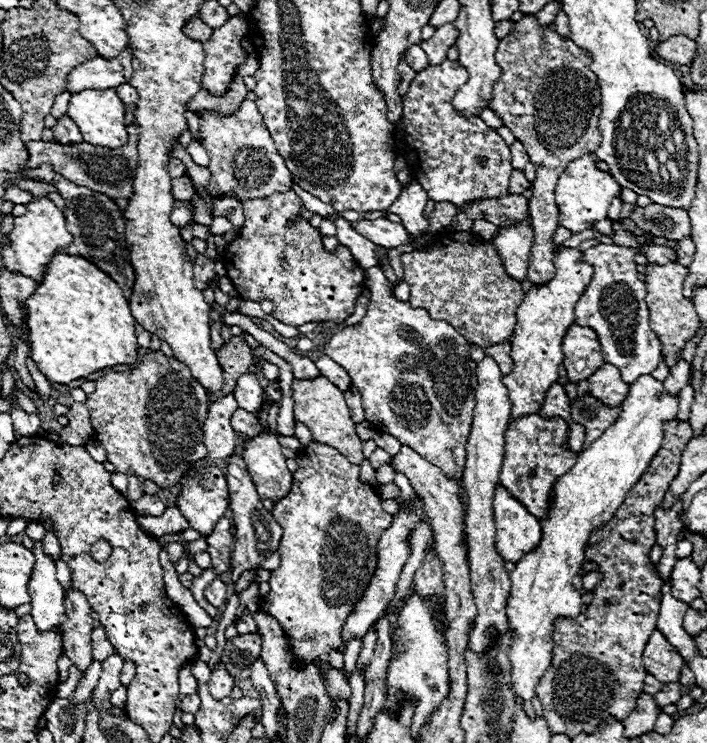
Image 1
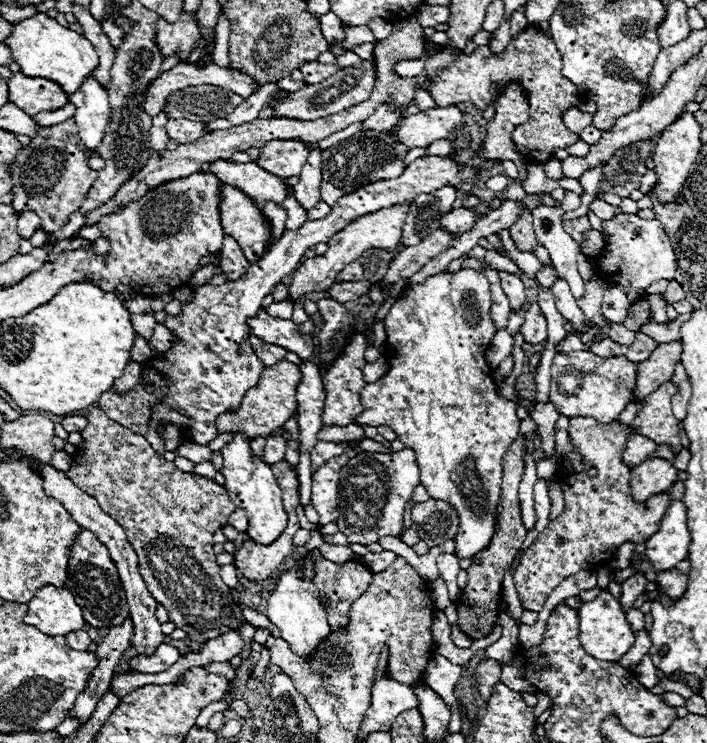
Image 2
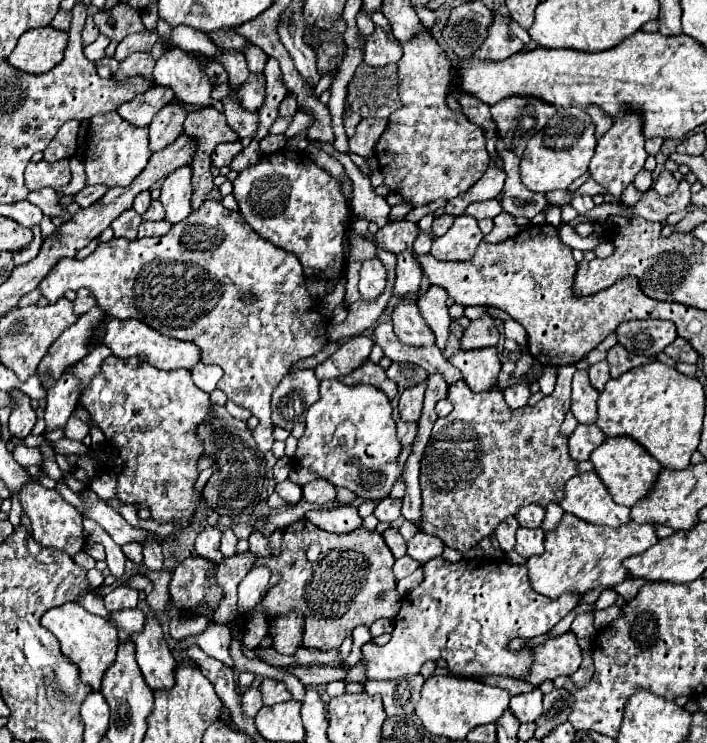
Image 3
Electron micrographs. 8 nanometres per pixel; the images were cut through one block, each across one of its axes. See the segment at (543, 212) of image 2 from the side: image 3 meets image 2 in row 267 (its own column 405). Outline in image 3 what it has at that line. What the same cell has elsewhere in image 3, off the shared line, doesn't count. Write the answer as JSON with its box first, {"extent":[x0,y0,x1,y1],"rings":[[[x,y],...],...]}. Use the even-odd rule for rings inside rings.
{"extent":[394,556,420,580],"rings":[[[402,556],[402,558],[400,558],[400,560],[396,560],[396,564],[394,564],[396,580],[402,580],[402,578],[410,576],[416,568],[420,568],[420,564],[416,564],[416,560],[412,560],[410,556]]]}

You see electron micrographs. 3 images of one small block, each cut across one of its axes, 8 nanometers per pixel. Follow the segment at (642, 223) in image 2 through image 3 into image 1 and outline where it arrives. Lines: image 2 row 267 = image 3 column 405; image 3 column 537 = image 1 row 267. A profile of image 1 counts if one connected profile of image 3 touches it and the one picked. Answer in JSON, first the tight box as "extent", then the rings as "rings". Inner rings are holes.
{"extent":[576,244,662,384],"rings":[[[598,244],[584,252],[584,262],[594,268],[592,282],[576,302],[576,324],[592,326],[600,334],[604,362],[614,364],[622,372],[622,380],[632,384],[644,374],[652,374],[662,360],[662,342],[650,328],[650,312],[646,304],[644,282],[636,272],[636,248]]]}

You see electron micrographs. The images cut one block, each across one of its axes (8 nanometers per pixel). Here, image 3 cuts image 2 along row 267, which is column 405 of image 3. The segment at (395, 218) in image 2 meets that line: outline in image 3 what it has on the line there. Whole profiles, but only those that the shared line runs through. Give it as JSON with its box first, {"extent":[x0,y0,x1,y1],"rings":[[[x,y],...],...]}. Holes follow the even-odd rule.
{"extent":[392,300,436,346],"rings":[[[402,300],[394,308],[392,314],[392,324],[394,324],[394,334],[402,344],[408,346],[434,346],[436,336],[430,330],[430,326],[424,322],[424,318],[418,312],[416,302],[412,300]]]}

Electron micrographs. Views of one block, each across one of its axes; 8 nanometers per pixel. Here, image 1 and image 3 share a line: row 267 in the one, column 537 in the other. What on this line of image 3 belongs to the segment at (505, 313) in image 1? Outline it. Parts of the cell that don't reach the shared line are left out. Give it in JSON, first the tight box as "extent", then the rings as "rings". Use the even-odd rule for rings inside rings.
{"extent":[420,366,576,552],"rings":[[[576,366],[558,368],[558,384],[550,396],[544,396],[536,406],[524,406],[520,410],[510,410],[504,402],[500,390],[472,392],[464,380],[458,380],[448,388],[446,400],[454,404],[454,410],[446,418],[438,418],[430,442],[424,450],[420,486],[422,486],[422,518],[420,530],[438,536],[446,546],[460,552],[476,546],[484,536],[492,534],[496,526],[506,518],[516,514],[526,504],[546,506],[548,502],[560,502],[564,482],[576,472],[576,462],[568,452],[568,438],[560,434],[560,424],[570,410],[570,384]]]}

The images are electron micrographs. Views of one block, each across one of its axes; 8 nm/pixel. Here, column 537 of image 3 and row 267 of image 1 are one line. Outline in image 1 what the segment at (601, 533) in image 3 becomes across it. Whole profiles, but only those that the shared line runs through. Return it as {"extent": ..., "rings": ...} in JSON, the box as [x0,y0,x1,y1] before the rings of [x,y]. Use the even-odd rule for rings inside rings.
{"extent":[504,248,592,420],"rings":[[[556,248],[554,266],[556,276],[548,286],[534,286],[516,310],[516,328],[512,334],[512,360],[514,368],[504,376],[504,384],[512,398],[512,420],[528,414],[538,414],[548,388],[558,380],[558,368],[564,362],[562,340],[568,328],[574,324],[574,306],[592,278],[592,266],[580,262],[584,254],[578,248]],[[556,358],[556,366],[554,366]]]}

